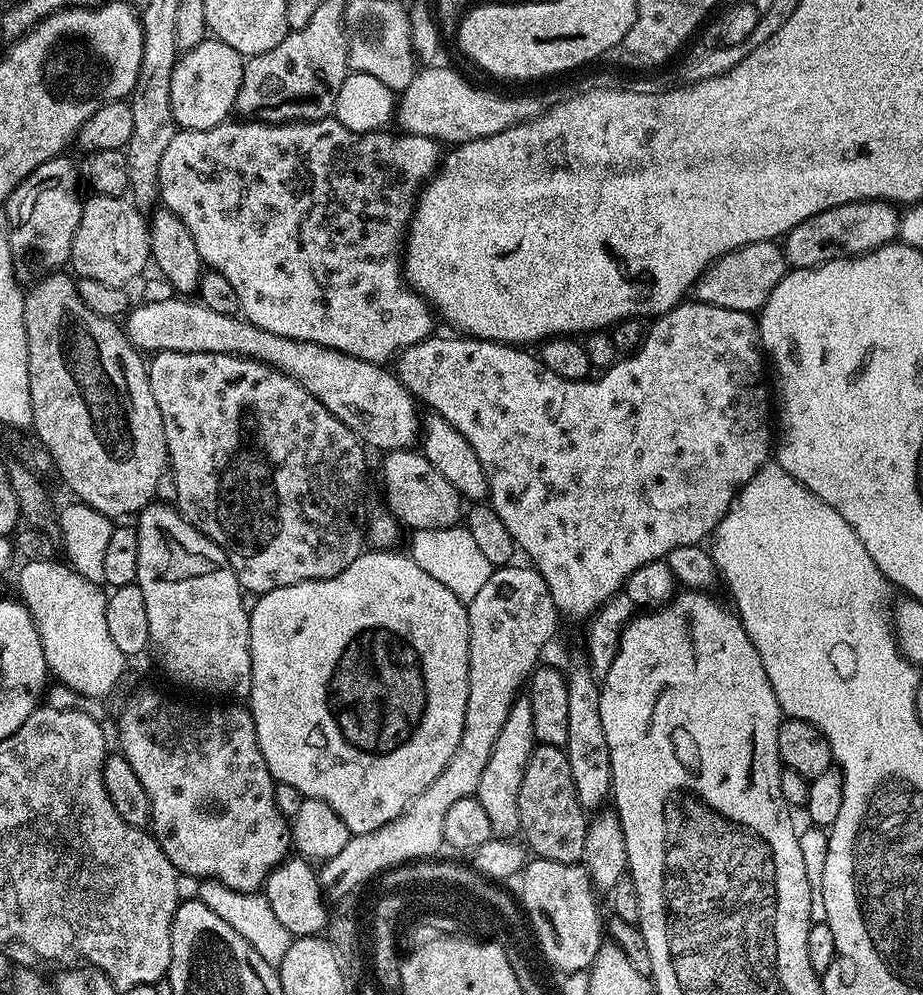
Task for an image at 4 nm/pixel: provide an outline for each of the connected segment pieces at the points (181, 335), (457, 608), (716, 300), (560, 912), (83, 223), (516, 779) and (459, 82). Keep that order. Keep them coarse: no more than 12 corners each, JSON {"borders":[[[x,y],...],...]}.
{"borders":[[[196,298],[138,304],[141,353],[247,356],[310,390],[369,449],[421,439],[387,367],[270,334]],[[365,550],[250,609],[277,784],[353,834],[466,722],[468,609]],[[763,240],[715,260],[694,296],[722,310],[759,313],[790,271]],[[532,858],[523,915],[561,974],[591,969],[602,943],[583,863]],[[131,199],[84,200],[71,271],[124,288],[149,267]],[[521,694],[490,750],[475,795],[493,837],[520,832],[518,790],[537,743]],[[421,67],[399,93],[405,133],[459,146],[541,115],[532,96]]]}

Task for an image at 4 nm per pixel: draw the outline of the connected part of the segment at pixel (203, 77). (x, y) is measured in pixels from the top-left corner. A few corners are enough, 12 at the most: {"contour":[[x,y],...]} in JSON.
{"contour":[[207,38],[183,53],[170,106],[184,130],[233,115],[245,63]]}

